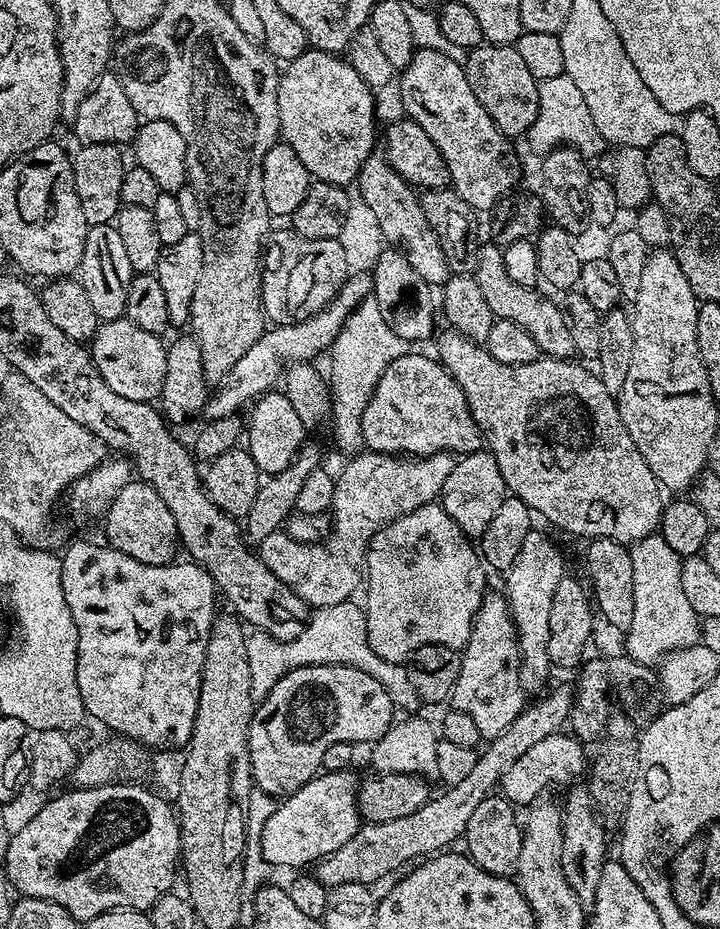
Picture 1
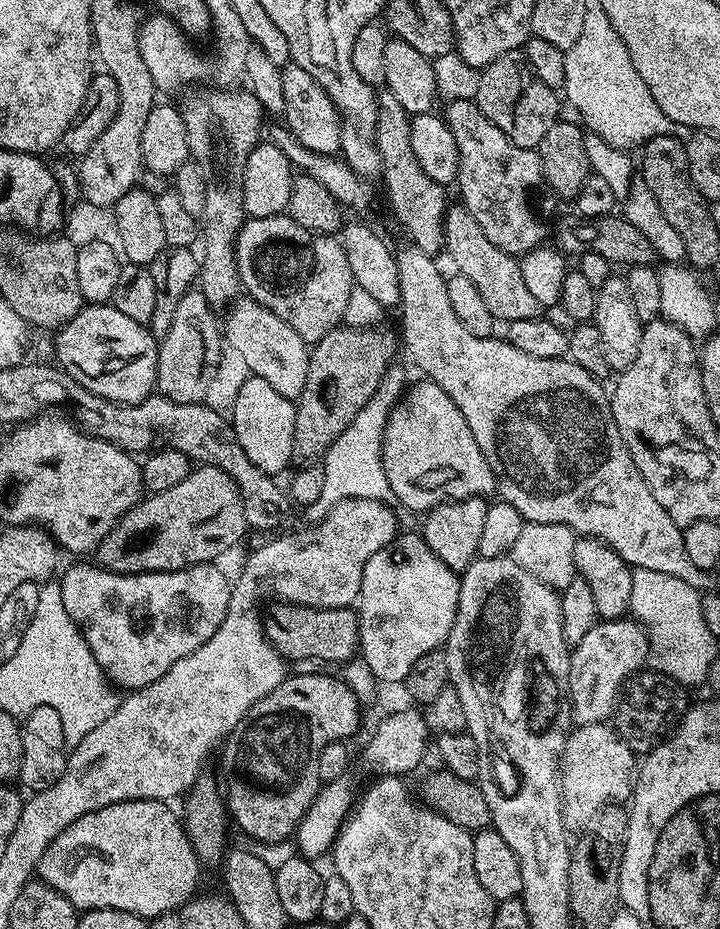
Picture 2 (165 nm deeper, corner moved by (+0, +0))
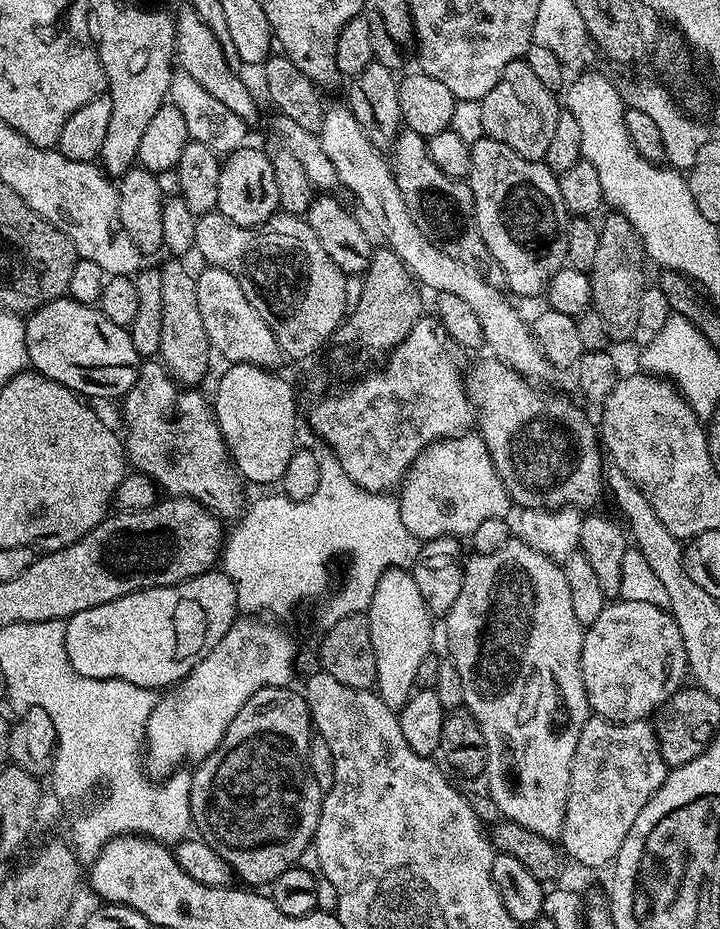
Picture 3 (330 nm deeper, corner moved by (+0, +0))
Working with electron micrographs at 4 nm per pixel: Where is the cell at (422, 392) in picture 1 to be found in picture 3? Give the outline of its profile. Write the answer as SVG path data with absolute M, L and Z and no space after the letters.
M461 434L450 440L436 440L423 448L398 489L398 499L402 523L421 542L443 536L471 537L472 532L482 526L482 522L487 522L489 518L505 518L509 515L508 511L514 508L506 486L490 458L490 450L486 450L486 442L478 434Z

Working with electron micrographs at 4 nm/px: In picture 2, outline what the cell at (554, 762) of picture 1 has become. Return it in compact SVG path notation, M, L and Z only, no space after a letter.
M607 723L581 724L573 727L568 734L568 741L564 743L564 754L560 757L560 795L564 809L564 826L569 833L576 834L587 829L600 812L613 802L627 801L634 791L634 777L637 772L637 757L615 727Z

